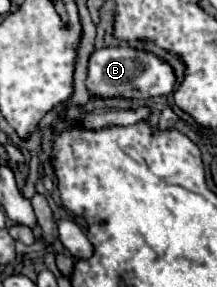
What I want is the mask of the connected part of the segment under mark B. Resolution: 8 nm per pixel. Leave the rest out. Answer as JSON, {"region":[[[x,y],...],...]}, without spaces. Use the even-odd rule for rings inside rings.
{"region":[[[108,47],[94,49],[88,59],[86,89],[90,97],[98,99],[152,99],[158,95],[168,95],[174,89],[174,71],[168,63],[152,53],[136,51],[132,47]],[[138,93],[138,95],[132,95]]]}

